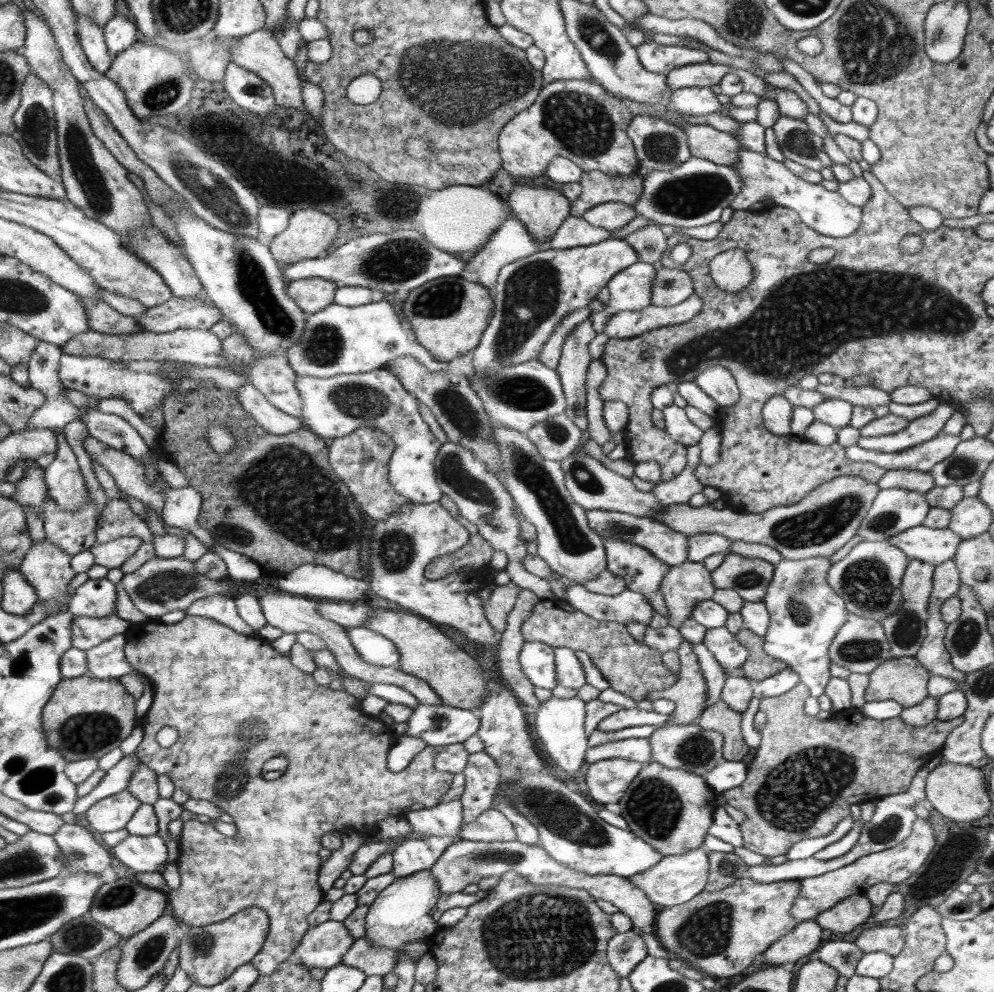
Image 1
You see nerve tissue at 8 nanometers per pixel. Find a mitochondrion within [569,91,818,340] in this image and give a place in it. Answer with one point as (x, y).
(689, 197)

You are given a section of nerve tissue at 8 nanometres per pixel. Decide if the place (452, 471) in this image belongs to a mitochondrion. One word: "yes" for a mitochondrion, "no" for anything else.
yes

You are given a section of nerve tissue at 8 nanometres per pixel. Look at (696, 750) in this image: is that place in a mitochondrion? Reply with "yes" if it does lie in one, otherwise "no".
yes

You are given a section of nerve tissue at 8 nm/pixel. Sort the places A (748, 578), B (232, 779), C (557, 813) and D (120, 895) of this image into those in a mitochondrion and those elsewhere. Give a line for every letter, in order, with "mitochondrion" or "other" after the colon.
A: mitochondrion
B: mitochondrion
C: mitochondrion
D: mitochondrion

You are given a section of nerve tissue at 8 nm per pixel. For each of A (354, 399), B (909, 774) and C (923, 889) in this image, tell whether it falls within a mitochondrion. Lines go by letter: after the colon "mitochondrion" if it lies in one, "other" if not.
A: mitochondrion
B: other
C: other

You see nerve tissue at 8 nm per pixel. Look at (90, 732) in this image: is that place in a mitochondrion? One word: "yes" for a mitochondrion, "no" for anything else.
yes

